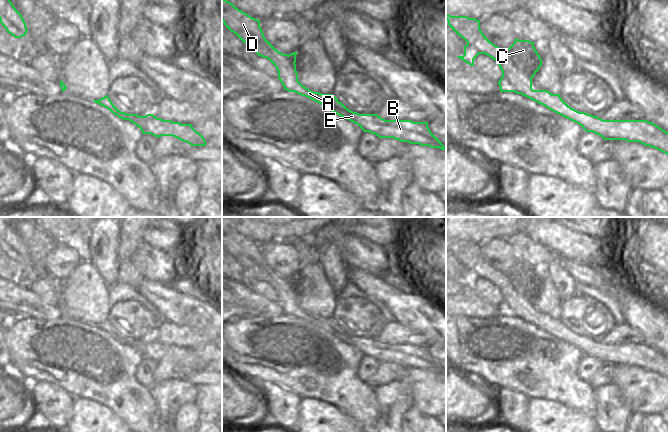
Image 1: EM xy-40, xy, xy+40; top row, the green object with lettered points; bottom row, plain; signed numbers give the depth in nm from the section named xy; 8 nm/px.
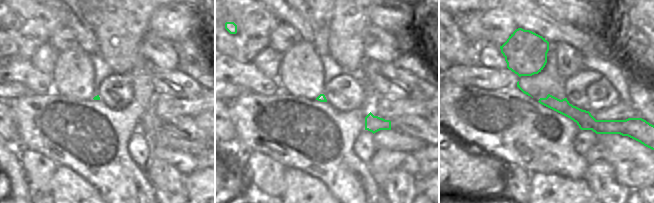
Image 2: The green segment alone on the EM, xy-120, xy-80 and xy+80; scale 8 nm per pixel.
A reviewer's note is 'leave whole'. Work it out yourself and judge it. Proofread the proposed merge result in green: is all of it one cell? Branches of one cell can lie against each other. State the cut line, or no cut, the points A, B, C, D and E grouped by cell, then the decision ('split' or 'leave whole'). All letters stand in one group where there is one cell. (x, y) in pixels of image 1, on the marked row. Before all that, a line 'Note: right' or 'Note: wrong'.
Note: wrong
xy+40 (505, 50), (514, 64), (531, 78) | A B D E / C | split

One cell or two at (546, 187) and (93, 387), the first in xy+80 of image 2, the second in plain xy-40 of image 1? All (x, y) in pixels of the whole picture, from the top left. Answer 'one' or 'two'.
two

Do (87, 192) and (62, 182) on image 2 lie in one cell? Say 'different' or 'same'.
same

